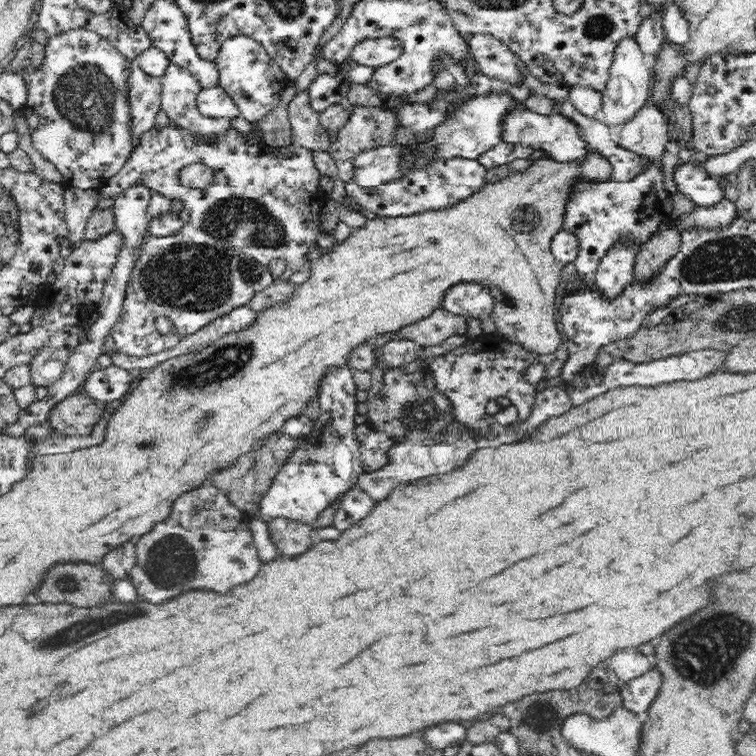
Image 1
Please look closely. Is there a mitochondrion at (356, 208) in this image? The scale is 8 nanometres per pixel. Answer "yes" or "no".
no

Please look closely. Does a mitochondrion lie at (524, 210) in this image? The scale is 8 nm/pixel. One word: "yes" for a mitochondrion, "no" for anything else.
no

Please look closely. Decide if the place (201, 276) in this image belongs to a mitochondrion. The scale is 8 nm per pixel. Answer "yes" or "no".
yes

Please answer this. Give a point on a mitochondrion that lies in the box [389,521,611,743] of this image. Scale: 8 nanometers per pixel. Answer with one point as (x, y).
(538, 719)

